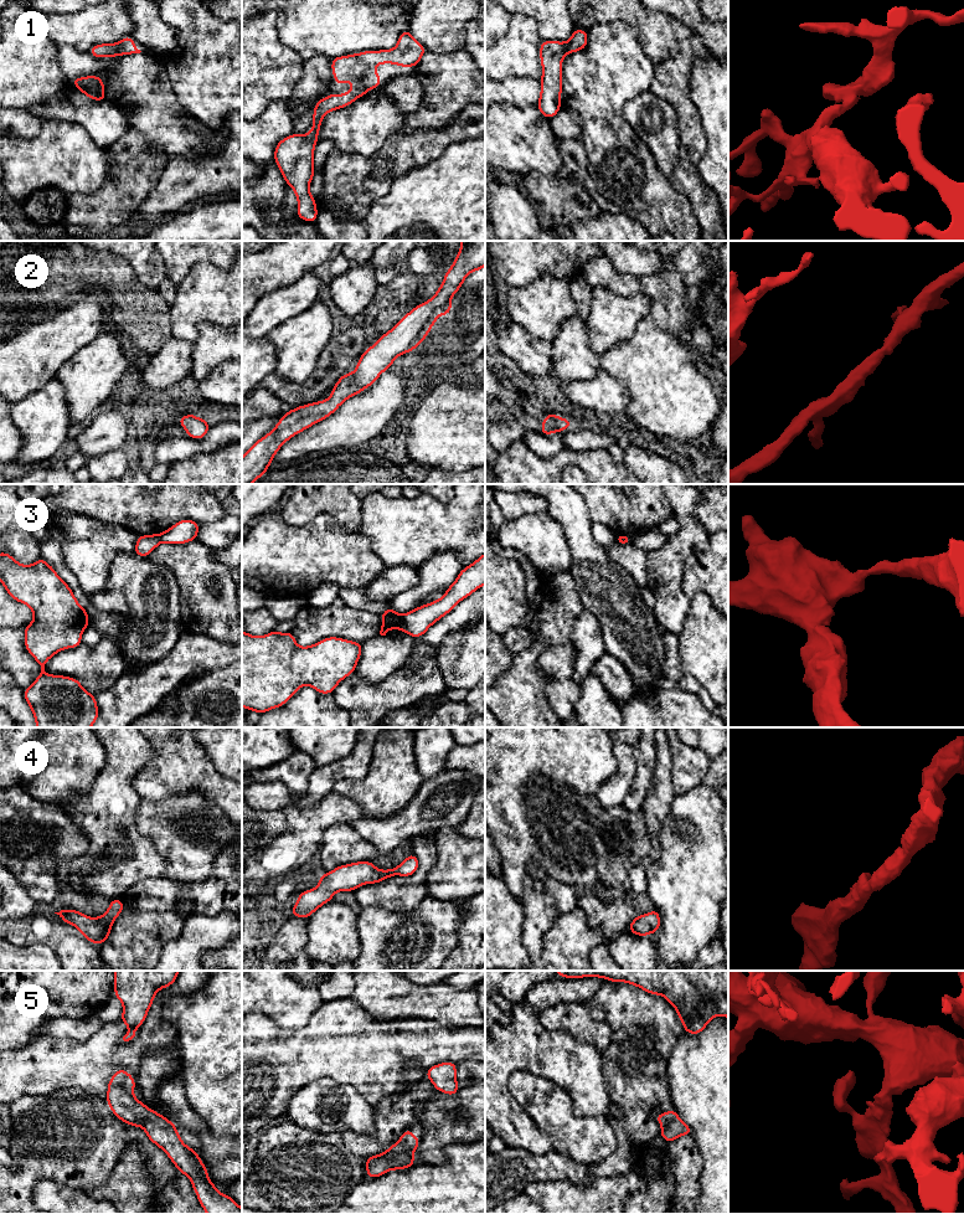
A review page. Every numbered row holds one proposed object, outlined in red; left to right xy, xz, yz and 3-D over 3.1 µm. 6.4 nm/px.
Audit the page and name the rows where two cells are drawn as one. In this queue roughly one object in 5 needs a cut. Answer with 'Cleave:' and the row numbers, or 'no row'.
Cleave: 3

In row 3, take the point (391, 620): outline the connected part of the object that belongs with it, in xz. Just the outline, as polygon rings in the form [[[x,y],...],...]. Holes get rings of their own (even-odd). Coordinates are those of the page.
[[[390,606],[386,611],[381,614],[382,626],[380,634],[386,636],[388,629],[402,629],[403,628],[403,618],[399,613],[393,611]]]

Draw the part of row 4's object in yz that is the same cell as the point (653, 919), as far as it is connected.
[[[655,909],[645,915],[638,915],[629,925],[628,930],[638,936],[649,936],[660,928],[660,914]]]

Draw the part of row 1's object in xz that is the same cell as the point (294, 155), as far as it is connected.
[[[404,30],[395,48],[380,51],[364,51],[360,53],[331,58],[334,82],[345,84],[349,78],[351,91],[344,94],[330,93],[319,99],[313,110],[313,128],[309,134],[292,134],[278,142],[274,149],[277,163],[287,185],[289,185],[298,200],[297,215],[299,218],[315,222],[318,210],[315,197],[310,195],[309,186],[314,171],[314,148],[321,128],[323,117],[332,110],[345,108],[370,89],[381,86],[381,77],[372,66],[392,63],[401,67],[416,67],[426,53],[426,48],[409,32]]]

